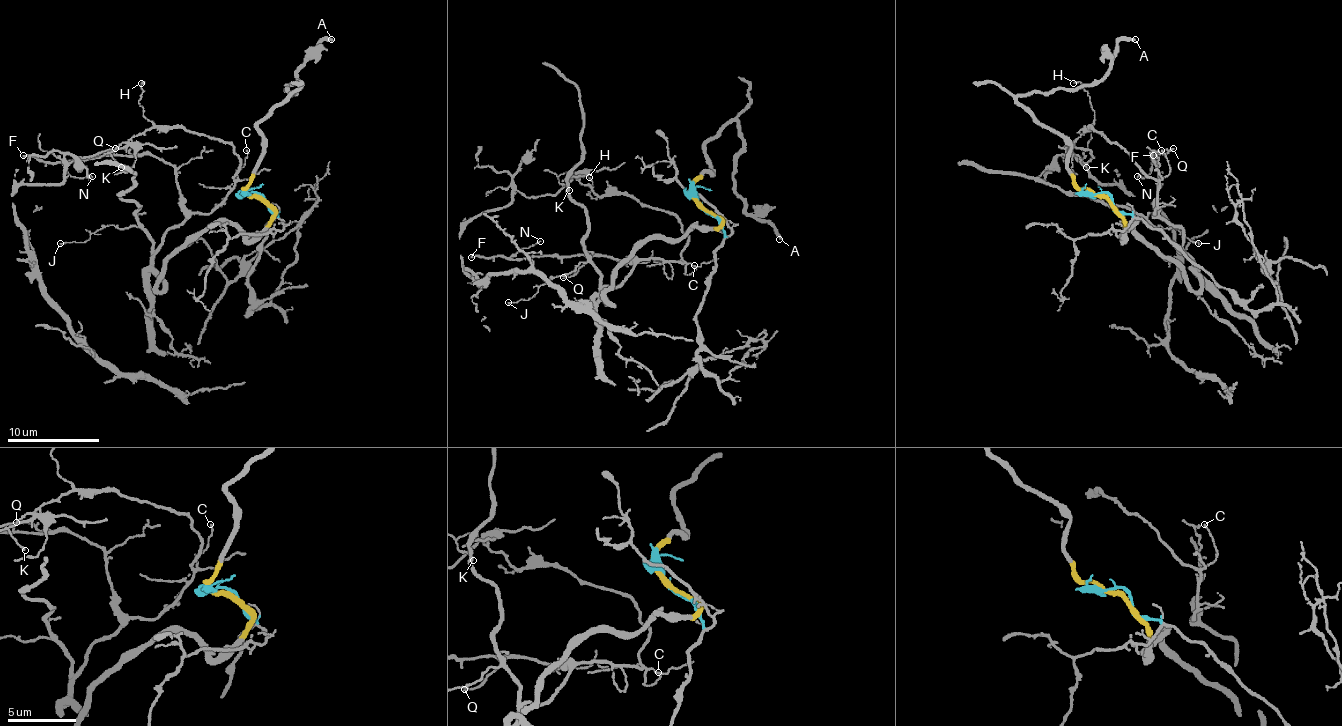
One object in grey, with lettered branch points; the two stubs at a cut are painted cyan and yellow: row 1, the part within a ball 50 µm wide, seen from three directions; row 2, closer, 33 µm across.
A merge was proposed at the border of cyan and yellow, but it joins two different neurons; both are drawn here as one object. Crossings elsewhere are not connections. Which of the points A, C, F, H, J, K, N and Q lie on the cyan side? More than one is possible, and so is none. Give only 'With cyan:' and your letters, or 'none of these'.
With cyan: none of these

